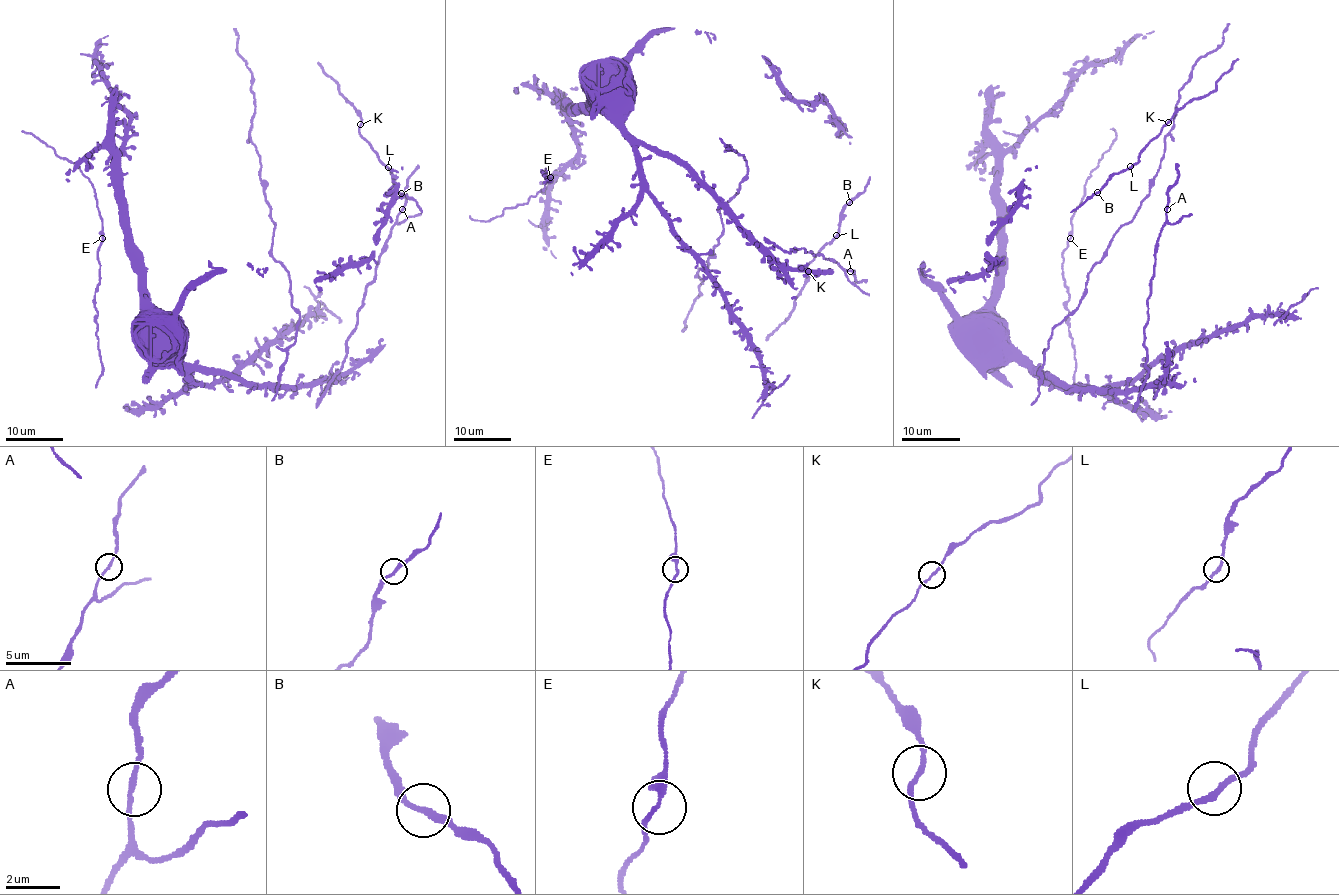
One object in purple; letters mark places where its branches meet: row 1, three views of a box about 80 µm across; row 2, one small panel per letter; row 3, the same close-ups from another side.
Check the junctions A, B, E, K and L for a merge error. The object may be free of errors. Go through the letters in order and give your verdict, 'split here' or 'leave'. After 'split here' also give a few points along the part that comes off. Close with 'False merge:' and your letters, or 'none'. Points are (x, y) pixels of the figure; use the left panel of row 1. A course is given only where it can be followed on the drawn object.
A: leave
B: leave
E: leave
K: leave
L: leave
False merge: none

